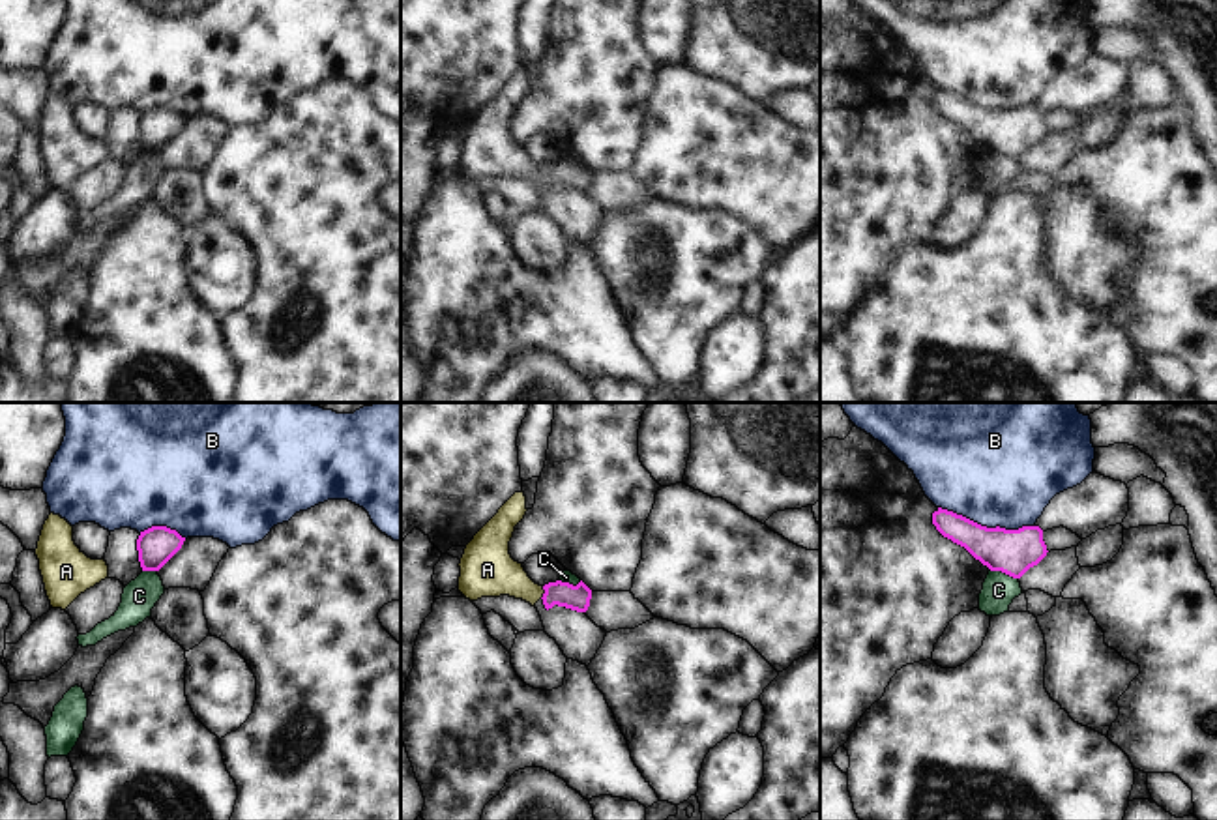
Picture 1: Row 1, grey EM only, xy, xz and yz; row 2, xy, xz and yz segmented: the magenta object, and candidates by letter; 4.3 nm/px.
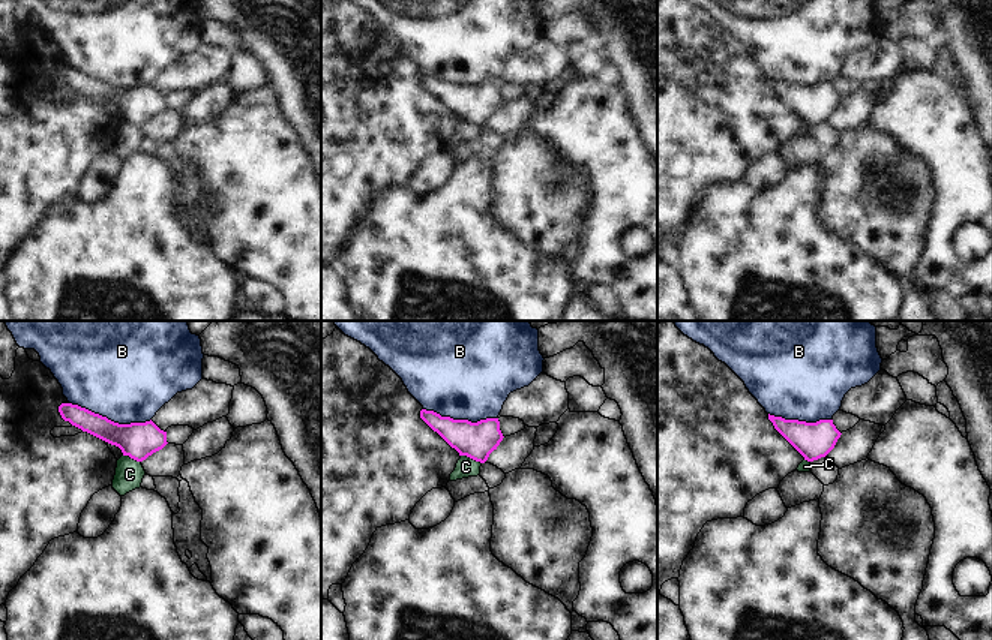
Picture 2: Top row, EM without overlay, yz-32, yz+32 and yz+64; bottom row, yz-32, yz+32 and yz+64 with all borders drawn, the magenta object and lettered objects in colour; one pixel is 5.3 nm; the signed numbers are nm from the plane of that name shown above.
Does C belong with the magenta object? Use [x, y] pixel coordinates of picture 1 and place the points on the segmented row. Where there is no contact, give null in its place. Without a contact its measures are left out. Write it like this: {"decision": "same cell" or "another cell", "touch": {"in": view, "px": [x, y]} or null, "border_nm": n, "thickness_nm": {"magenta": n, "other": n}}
{"decision": "another cell", "touch": {"in": "yz", "px": [1004, 571]}, "border_nm": 130, "thickness_nm": {"magenta": 190, "other": 140}}

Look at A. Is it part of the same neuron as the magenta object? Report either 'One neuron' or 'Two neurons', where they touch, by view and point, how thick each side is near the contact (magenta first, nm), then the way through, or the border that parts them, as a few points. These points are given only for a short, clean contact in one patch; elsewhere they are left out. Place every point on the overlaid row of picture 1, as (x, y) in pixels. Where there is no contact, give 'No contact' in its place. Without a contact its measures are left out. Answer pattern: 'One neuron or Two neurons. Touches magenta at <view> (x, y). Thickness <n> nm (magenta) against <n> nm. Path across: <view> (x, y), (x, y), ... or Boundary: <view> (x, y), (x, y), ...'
One neuron. Touches magenta at xz (545, 592). Thickness 110 nm (magenta) against 220 nm. Path across: xz (577, 598), (545, 592), (530, 592), (491, 571).

